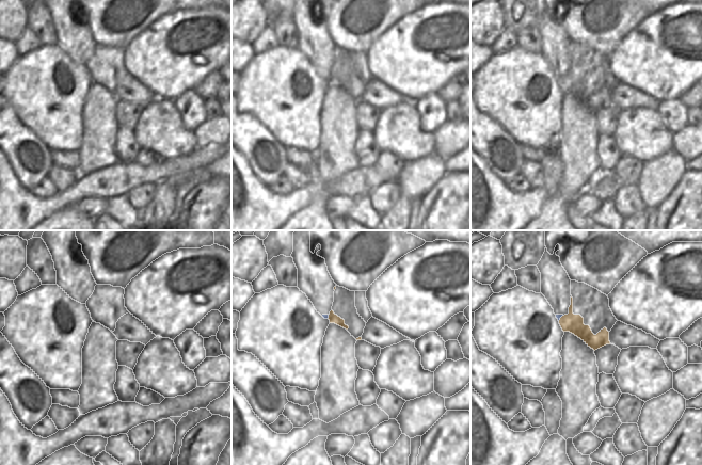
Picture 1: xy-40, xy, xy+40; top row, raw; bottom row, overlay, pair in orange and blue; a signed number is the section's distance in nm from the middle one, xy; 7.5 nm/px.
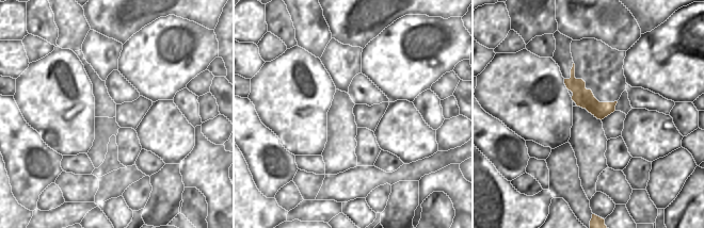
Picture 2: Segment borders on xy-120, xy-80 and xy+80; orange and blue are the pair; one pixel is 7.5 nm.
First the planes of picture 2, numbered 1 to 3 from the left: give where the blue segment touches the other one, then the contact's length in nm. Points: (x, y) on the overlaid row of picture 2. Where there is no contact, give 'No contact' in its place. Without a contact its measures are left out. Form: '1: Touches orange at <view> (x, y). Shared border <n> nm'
1: No contact
2: No contact
3: No contact.

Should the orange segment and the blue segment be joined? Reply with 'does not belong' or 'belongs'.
does not belong

